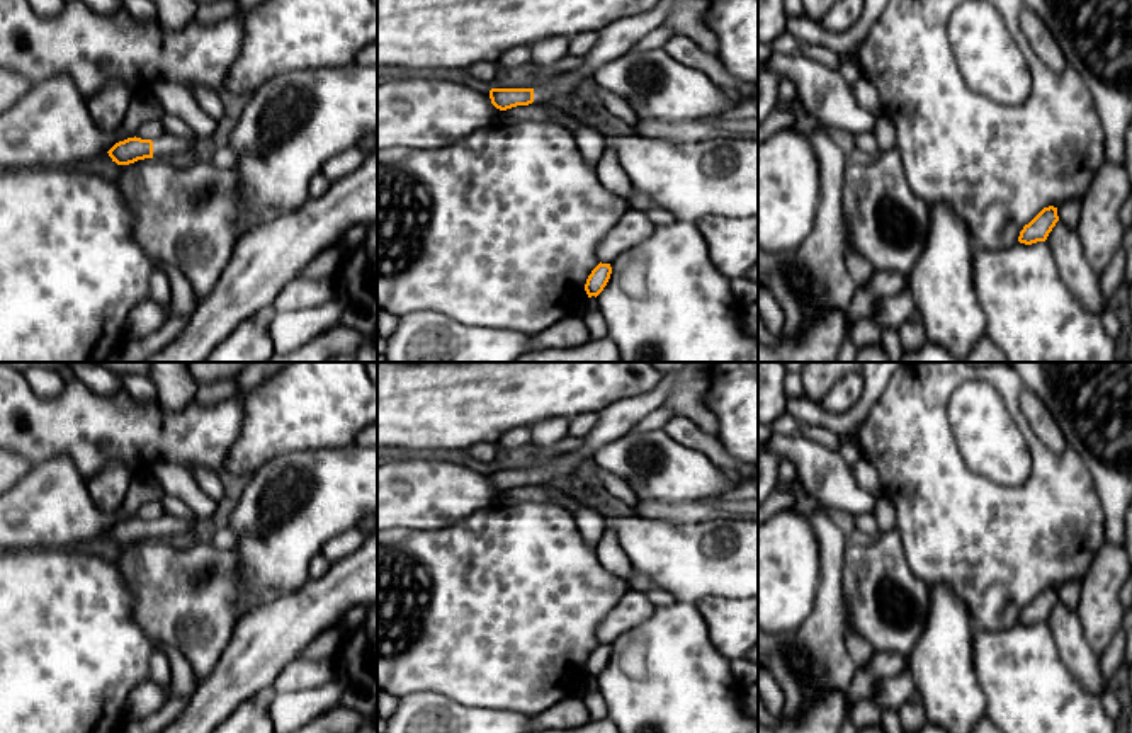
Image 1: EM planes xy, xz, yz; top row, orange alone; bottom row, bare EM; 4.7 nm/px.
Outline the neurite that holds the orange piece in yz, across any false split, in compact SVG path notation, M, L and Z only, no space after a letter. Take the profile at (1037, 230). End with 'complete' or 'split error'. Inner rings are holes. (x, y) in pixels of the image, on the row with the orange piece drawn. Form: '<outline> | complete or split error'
M1044 207L1028 224L1023 226L1018 241L1025 245L1045 241L1057 221L1057 207Z | complete

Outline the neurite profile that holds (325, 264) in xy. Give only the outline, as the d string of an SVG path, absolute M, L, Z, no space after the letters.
M343 243L331 245L321 250L304 269L301 274L308 279L333 279L340 262L347 253L347 247Z

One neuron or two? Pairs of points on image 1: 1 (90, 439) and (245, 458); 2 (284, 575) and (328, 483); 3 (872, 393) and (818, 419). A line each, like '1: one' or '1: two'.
1: two
2: one
3: one

